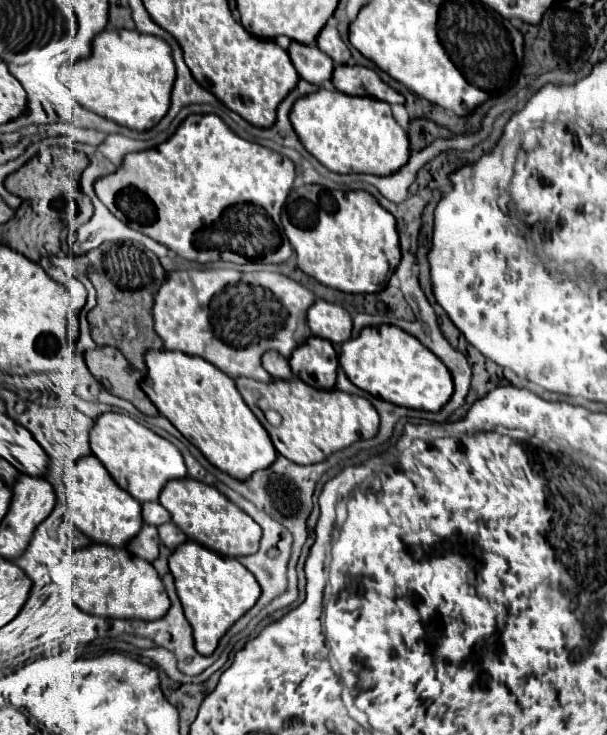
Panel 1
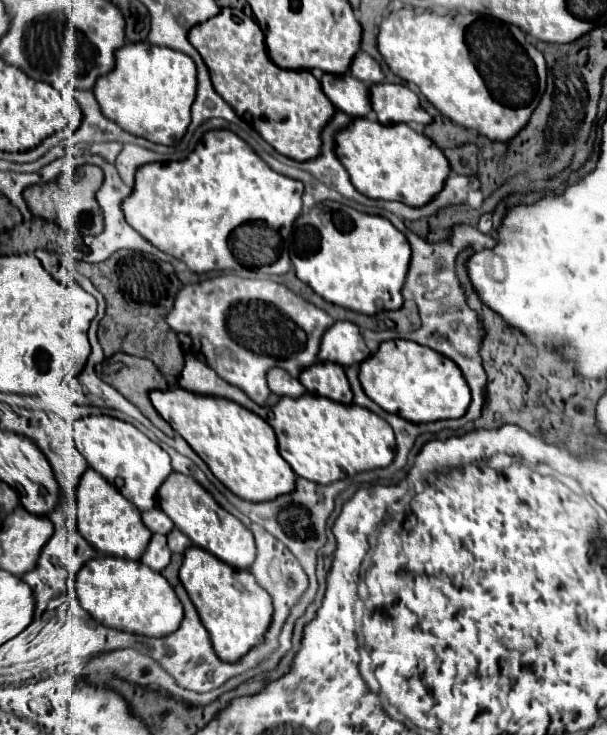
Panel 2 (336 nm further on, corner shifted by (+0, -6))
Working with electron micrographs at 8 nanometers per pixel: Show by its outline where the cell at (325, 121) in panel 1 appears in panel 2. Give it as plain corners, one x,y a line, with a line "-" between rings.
354,118
346,130
340,130
334,136
334,140
338,142
338,158
342,158
354,188
368,198
424,206
442,190
442,184
450,174
450,164
442,150
424,134
414,132
408,124
382,126
372,118

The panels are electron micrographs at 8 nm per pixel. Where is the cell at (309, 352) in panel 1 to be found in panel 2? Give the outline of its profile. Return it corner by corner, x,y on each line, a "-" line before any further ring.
316,362
314,366
302,370
300,382
304,384
306,392
314,396
324,396
342,404
352,402
352,390
344,368
334,362

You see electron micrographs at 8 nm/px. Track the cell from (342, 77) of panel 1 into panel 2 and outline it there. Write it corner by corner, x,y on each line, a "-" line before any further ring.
374,84
370,86
370,104
380,124
418,122
430,124
432,118
420,108
418,94
404,84

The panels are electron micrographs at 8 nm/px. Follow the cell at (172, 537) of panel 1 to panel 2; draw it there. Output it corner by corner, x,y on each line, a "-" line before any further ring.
172,530
170,534
168,534
168,548
172,550
172,552
178,552
178,554
182,554
186,548
190,548
192,546
192,542
190,542
190,538
186,536
186,534
182,534
180,530

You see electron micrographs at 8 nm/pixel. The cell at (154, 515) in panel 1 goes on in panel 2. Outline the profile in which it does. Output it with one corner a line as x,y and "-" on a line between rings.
152,508
148,512
142,512
142,520
150,528
150,532
158,532
158,534
168,534
174,528
174,522
160,508

